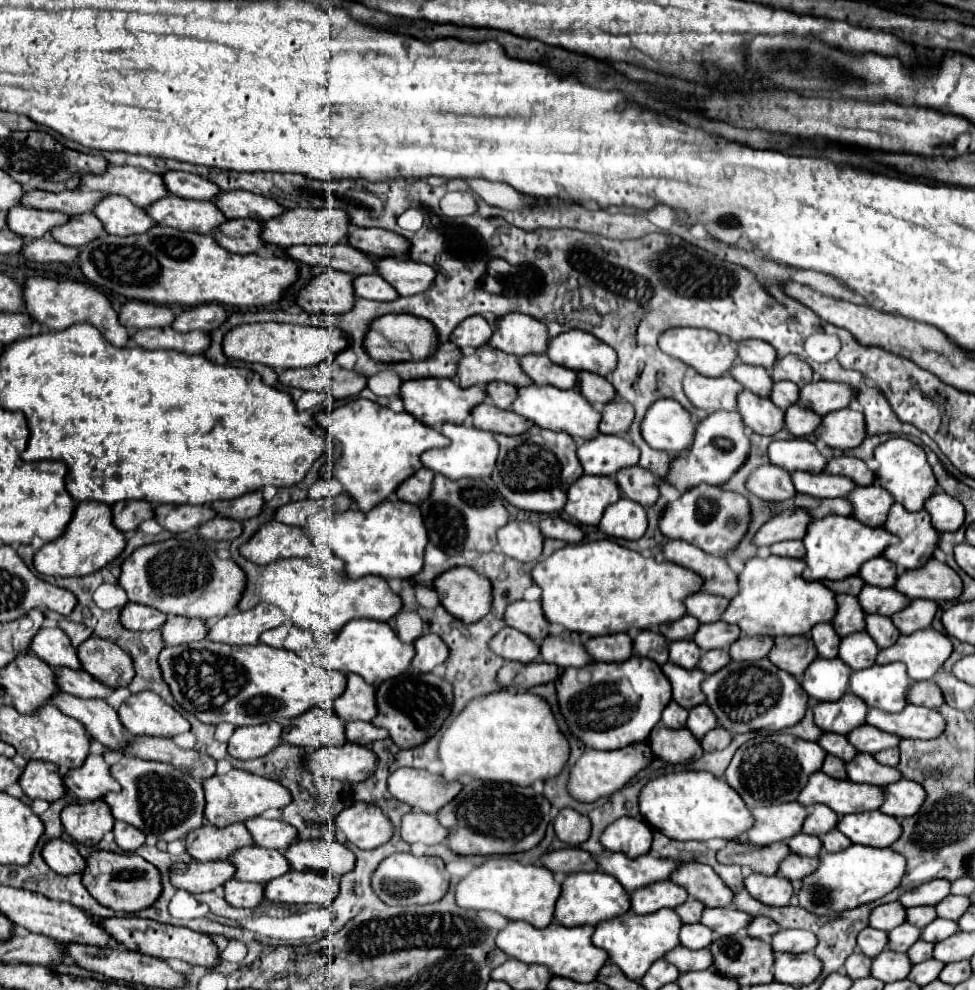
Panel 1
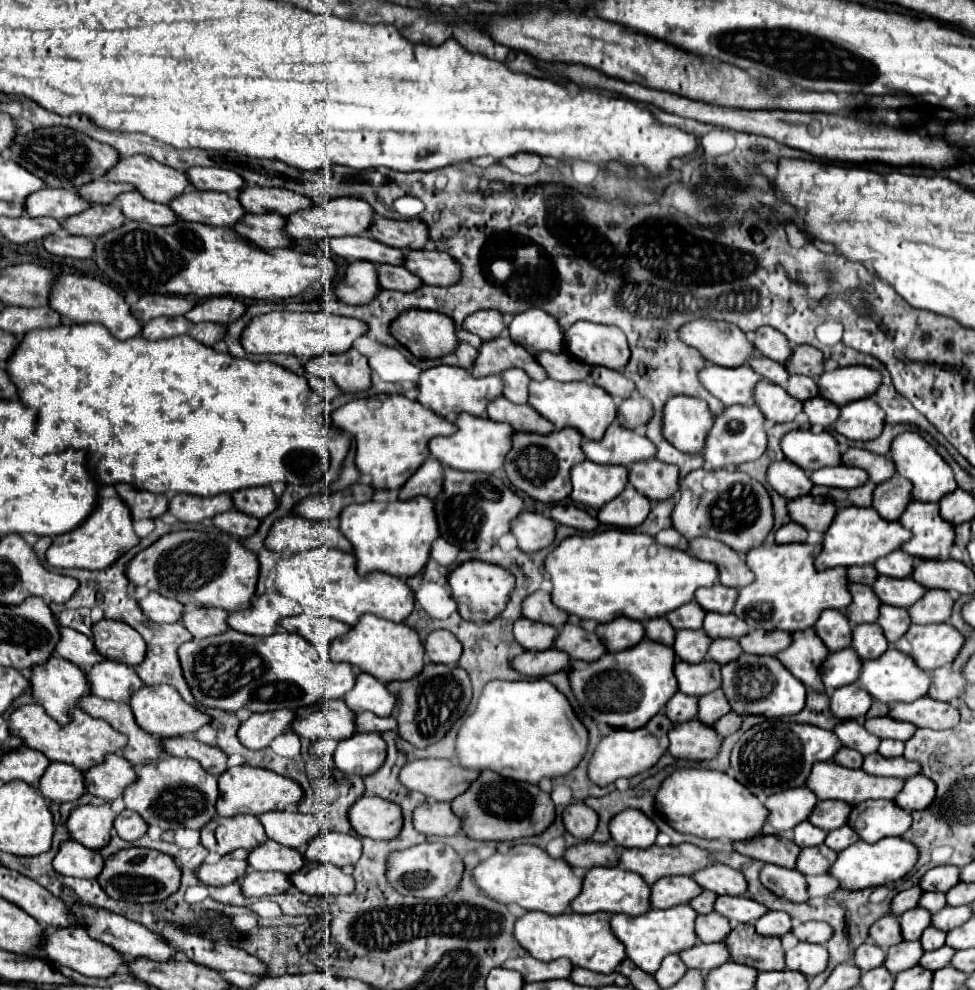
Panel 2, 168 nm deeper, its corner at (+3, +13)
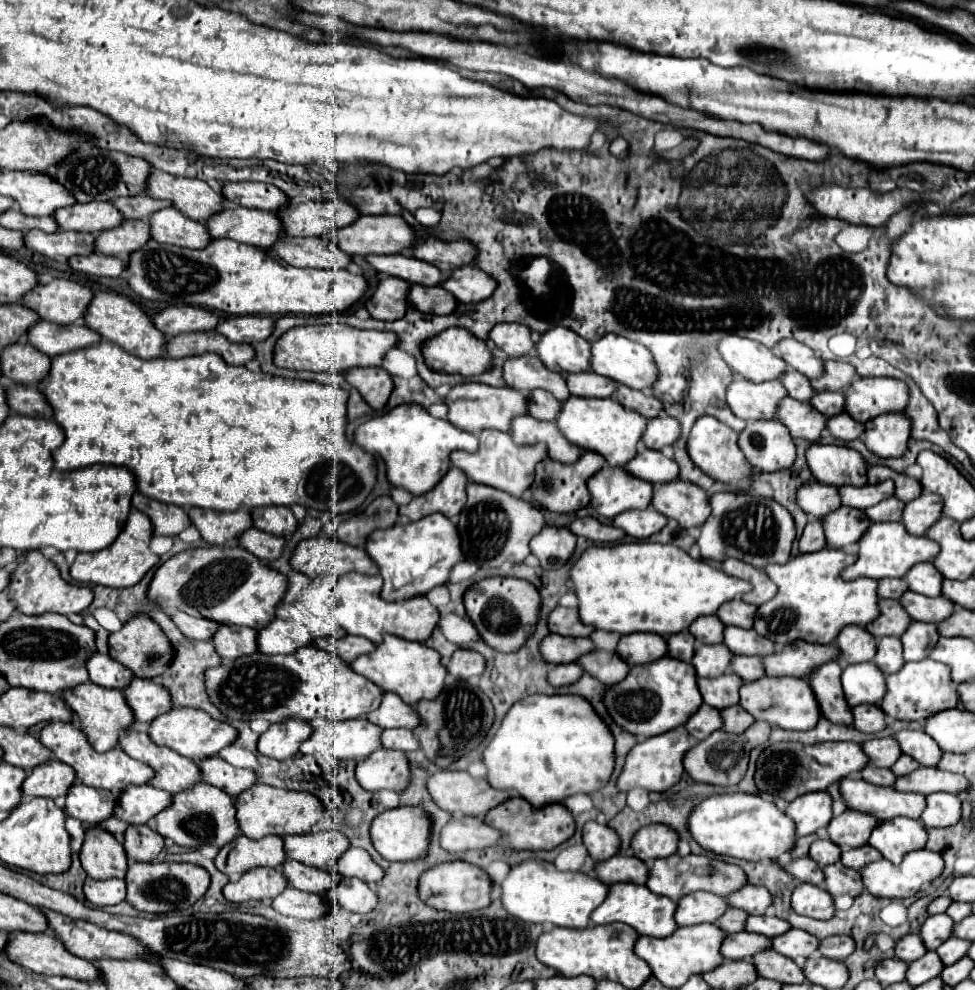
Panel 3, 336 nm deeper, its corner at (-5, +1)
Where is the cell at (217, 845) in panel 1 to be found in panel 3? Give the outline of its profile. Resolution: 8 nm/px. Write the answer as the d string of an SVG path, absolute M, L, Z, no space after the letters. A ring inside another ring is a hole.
M237 836L233 842L219 848L219 854L215 856L215 866L227 876L241 876L255 866L277 868L283 862L285 852L281 836L265 836L261 840Z

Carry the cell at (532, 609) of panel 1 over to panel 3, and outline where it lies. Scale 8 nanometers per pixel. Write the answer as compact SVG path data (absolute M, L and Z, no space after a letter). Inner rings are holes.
M557 606L549 614L547 628L549 628L549 632L571 634L571 636L589 636L595 630L593 626L587 626L579 620L577 608L563 608L563 606Z

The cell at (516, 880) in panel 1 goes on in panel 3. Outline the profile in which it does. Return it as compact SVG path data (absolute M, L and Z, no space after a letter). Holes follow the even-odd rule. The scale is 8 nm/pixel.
M525 860L513 866L501 882L503 908L523 922L555 924L565 928L587 928L589 914L605 900L607 886L583 872L559 872L551 862Z

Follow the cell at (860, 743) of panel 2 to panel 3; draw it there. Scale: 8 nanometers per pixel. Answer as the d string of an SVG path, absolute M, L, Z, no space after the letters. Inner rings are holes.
M873 738L869 742L863 742L861 748L867 754L869 762L879 768L891 768L901 754L899 744L893 738Z

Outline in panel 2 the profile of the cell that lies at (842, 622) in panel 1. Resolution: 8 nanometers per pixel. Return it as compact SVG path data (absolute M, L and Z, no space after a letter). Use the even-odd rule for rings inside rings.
M851 584L851 596L853 596L853 604L845 610L851 624L857 626L865 622L877 622L881 602L873 592L873 588L865 584Z

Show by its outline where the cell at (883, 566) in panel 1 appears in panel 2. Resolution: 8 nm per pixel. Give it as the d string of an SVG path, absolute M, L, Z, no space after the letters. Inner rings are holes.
M895 550L893 554L887 554L885 558L881 558L881 562L875 562L873 566L879 574L893 578L909 578L915 568L915 558L903 550Z

